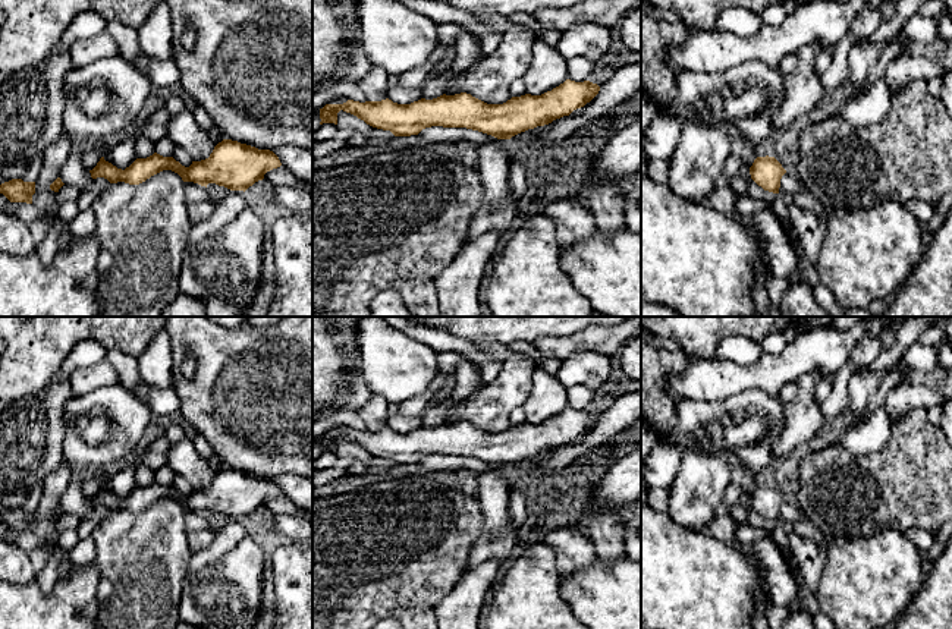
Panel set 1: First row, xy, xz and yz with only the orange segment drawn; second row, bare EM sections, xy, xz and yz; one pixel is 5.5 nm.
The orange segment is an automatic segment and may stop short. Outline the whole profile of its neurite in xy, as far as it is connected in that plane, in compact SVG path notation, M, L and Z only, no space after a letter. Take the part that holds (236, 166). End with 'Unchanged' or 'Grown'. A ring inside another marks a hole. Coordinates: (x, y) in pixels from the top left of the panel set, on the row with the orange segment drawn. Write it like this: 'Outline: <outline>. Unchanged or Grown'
Outline: M223 139L214 147L208 158L192 161L189 167L182 166L173 157L154 152L147 158L136 158L125 170L101 157L89 173L92 179L104 177L110 183L139 185L163 170L172 170L183 182L194 182L205 188L208 183L216 183L230 191L245 192L255 182L263 180L267 172L280 166L279 157L270 150L258 150L238 141Z. Unchanged

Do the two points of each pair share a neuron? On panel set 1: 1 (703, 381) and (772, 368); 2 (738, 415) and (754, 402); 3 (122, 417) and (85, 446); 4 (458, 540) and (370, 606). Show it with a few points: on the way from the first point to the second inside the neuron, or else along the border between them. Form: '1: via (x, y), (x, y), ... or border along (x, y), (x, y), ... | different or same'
1: via (720, 379), (754, 377) | same
2: via (742, 414), (750, 406) | same
3: via (118, 425), (103, 428), (96, 436) | same
4: via (436, 552), (412, 563), (392, 584) | same

